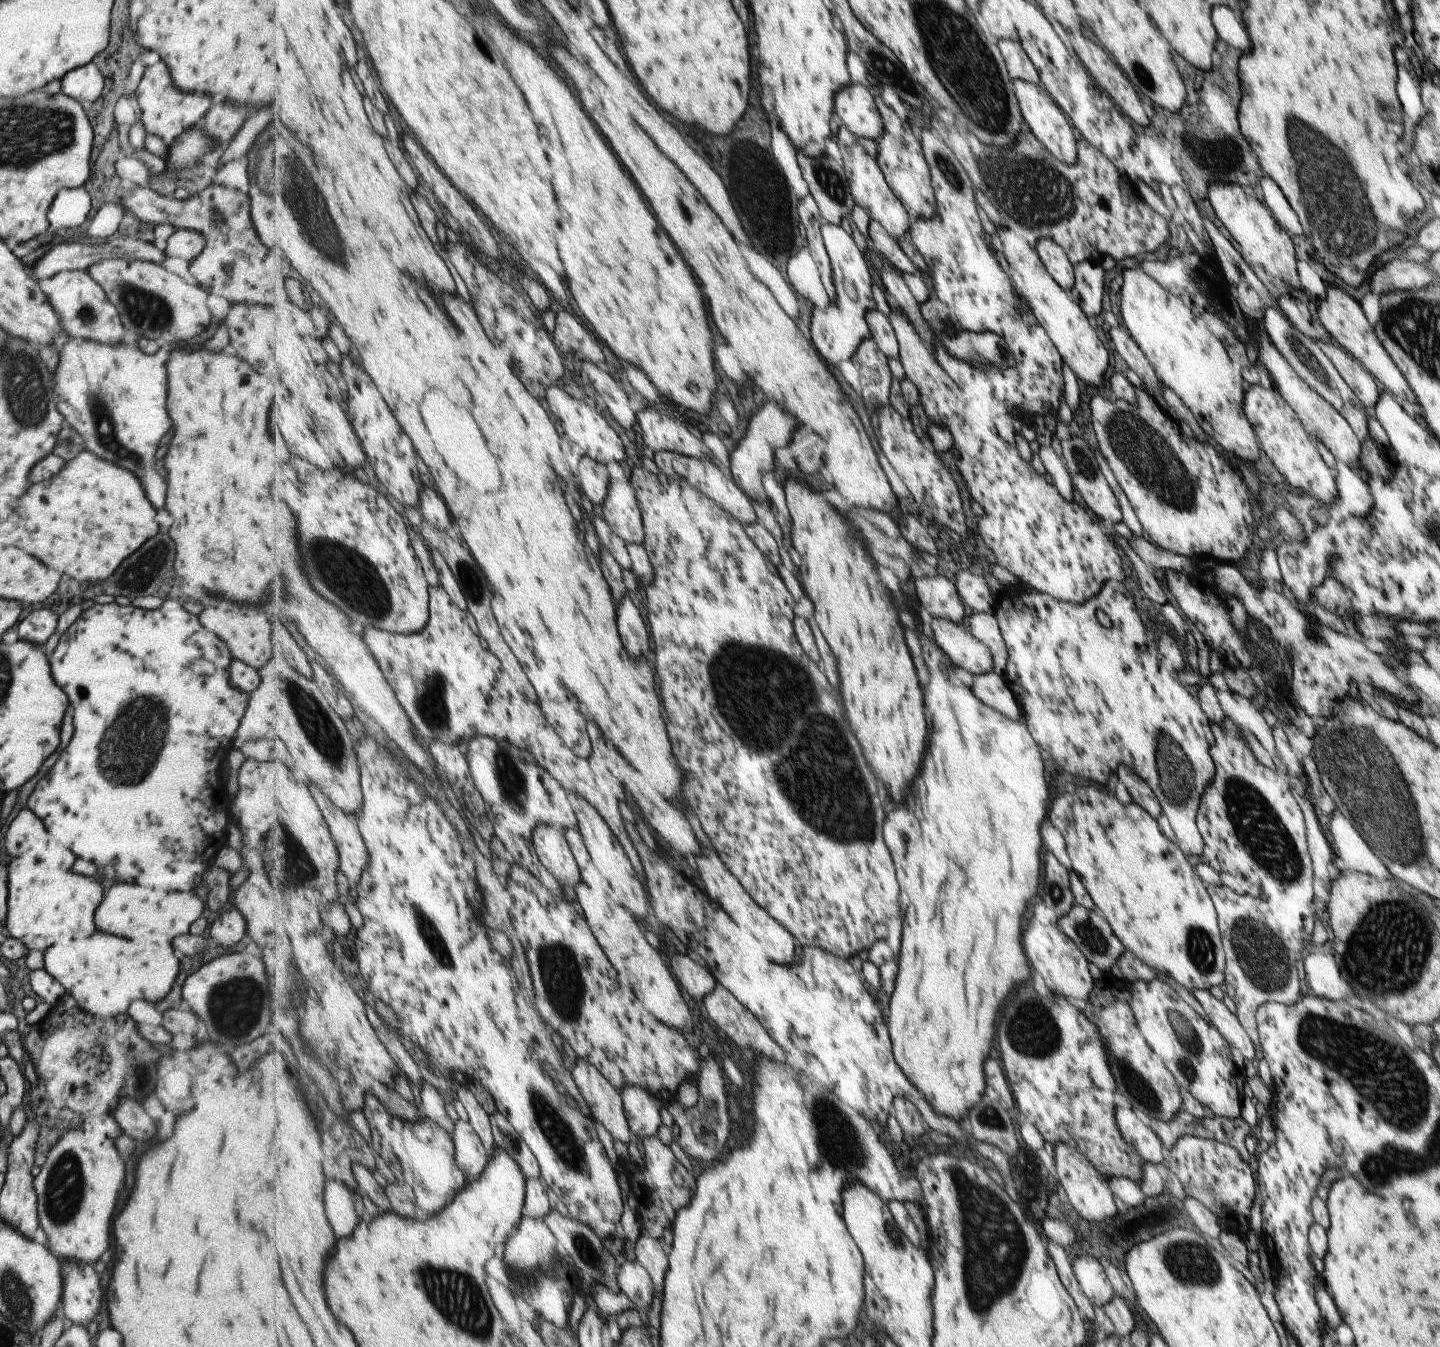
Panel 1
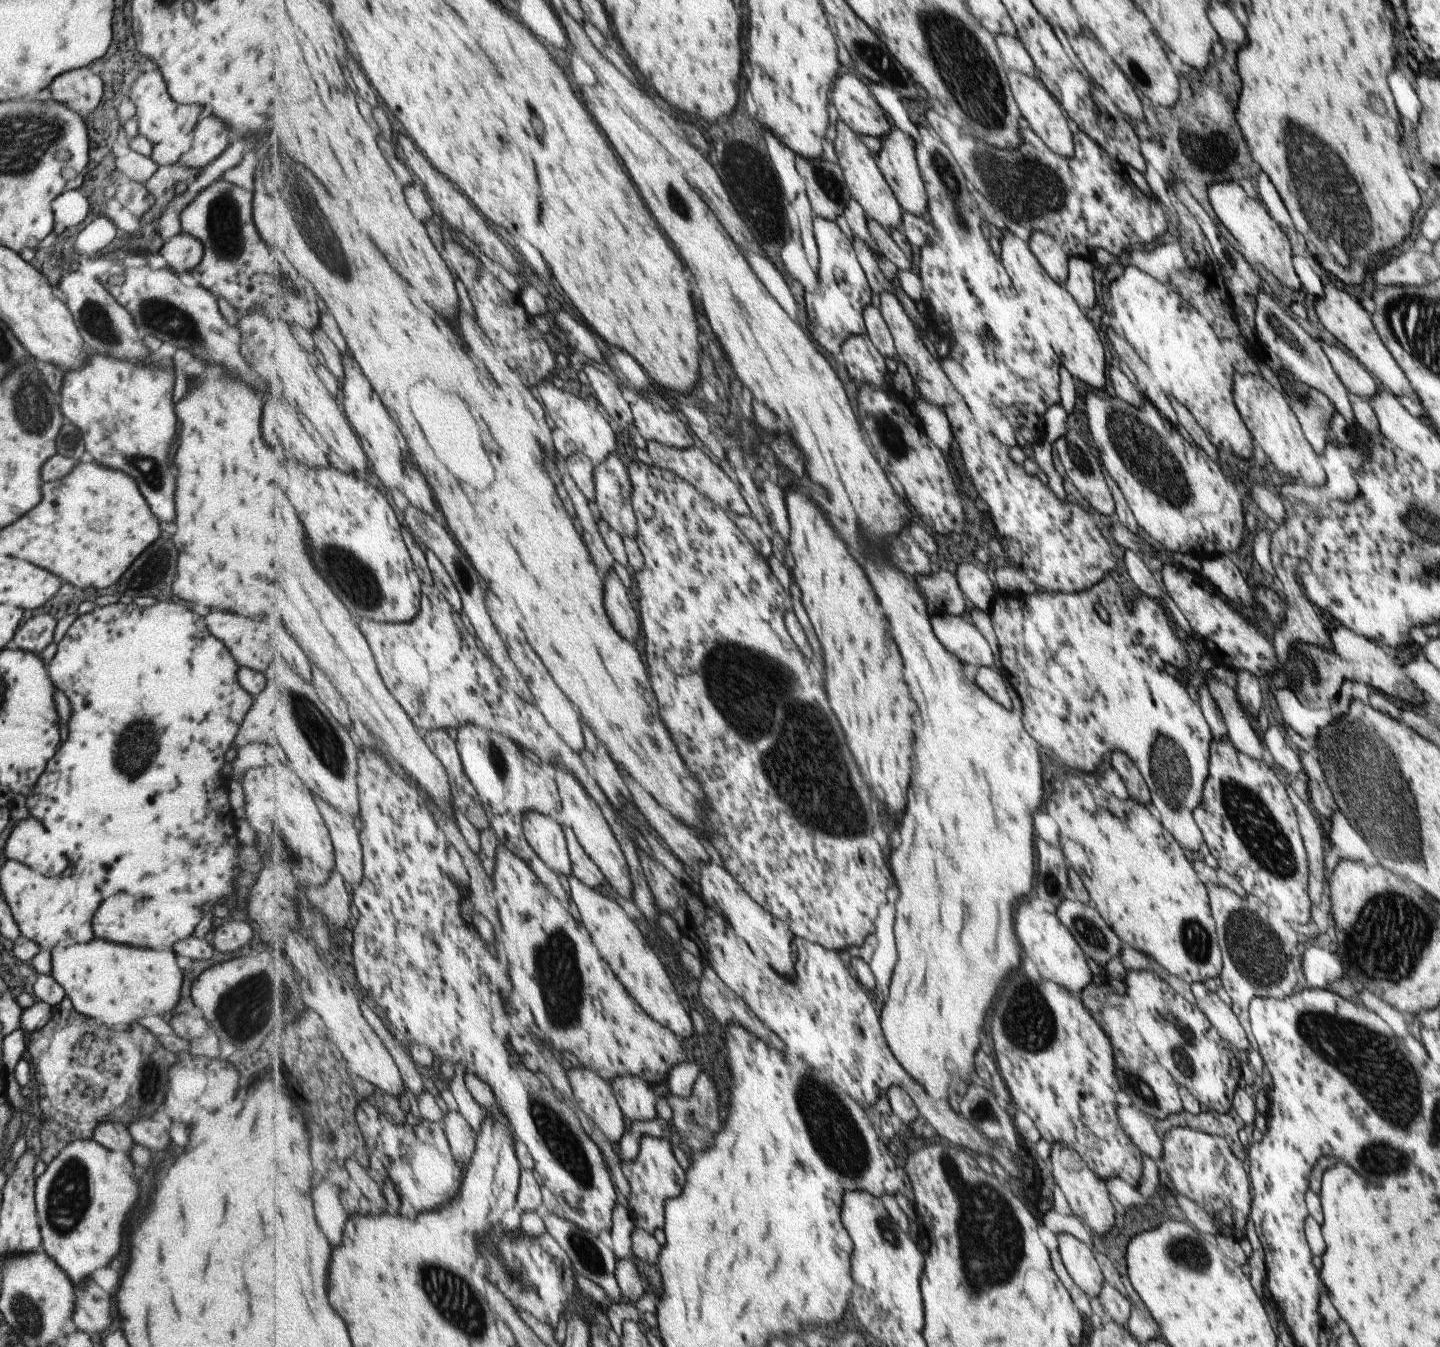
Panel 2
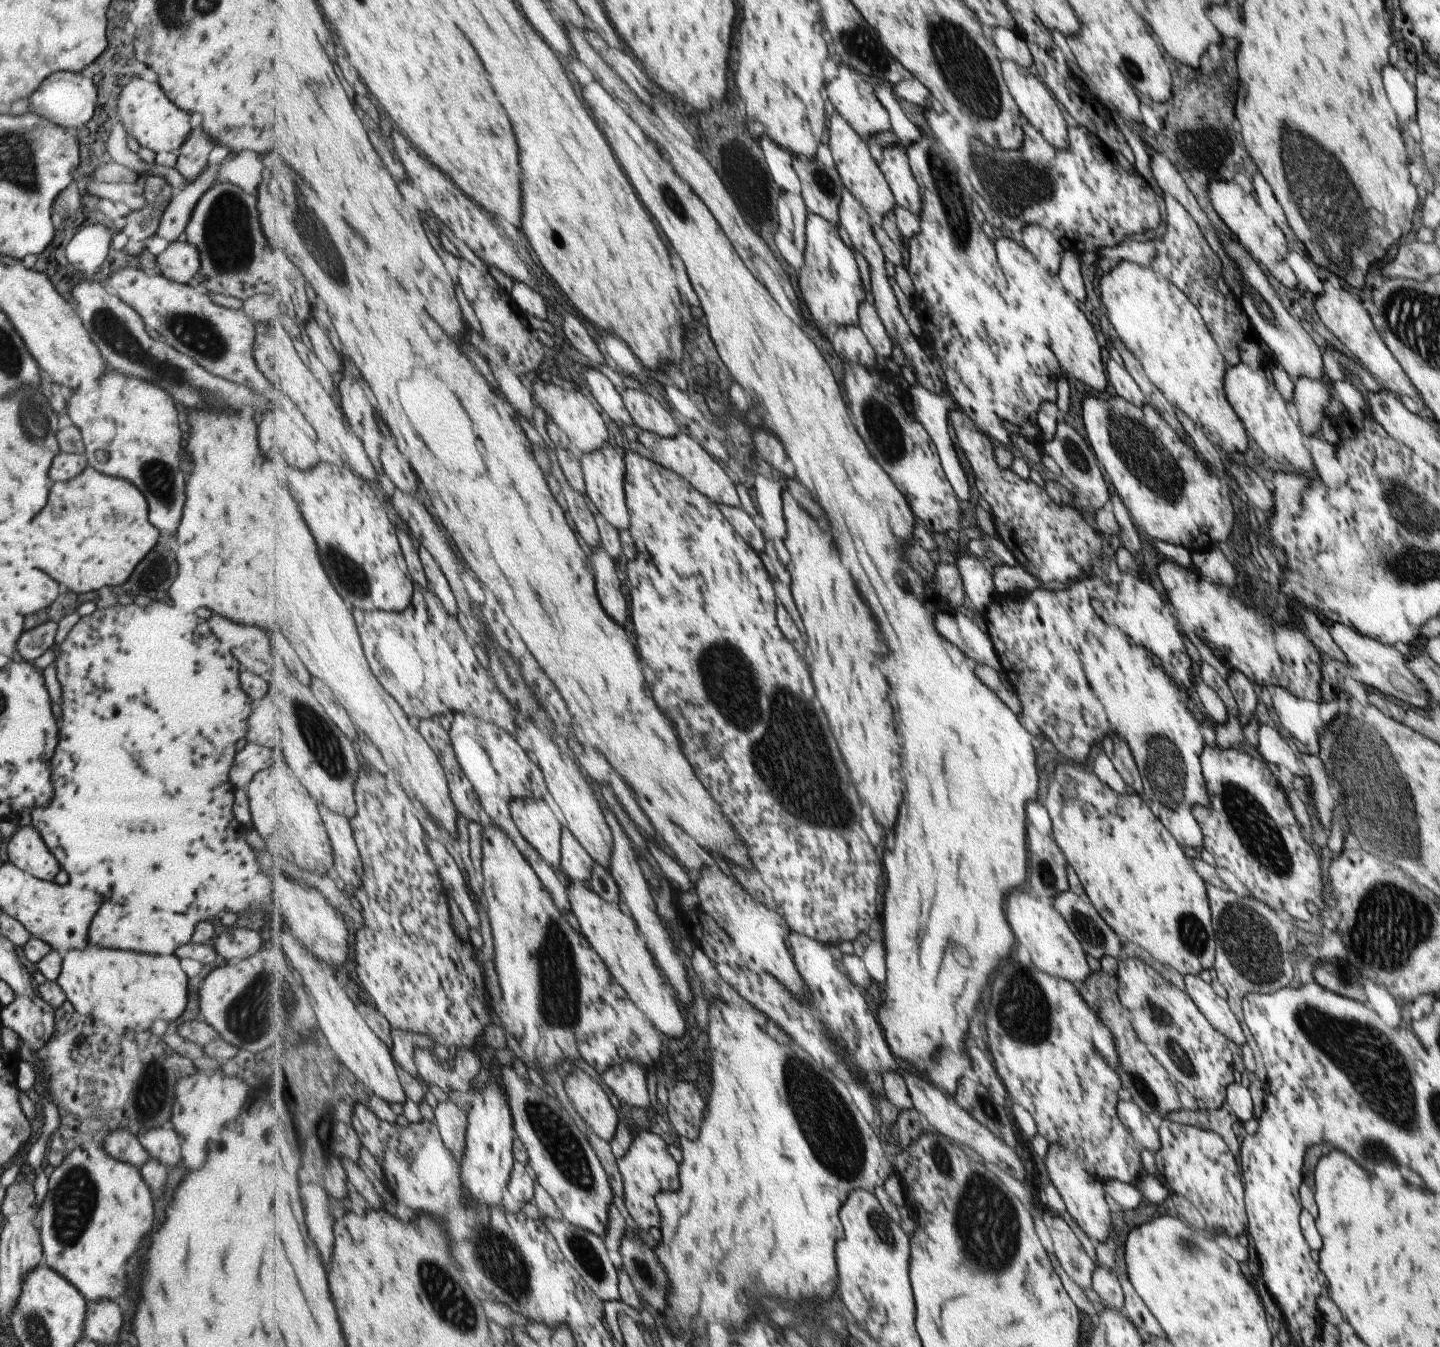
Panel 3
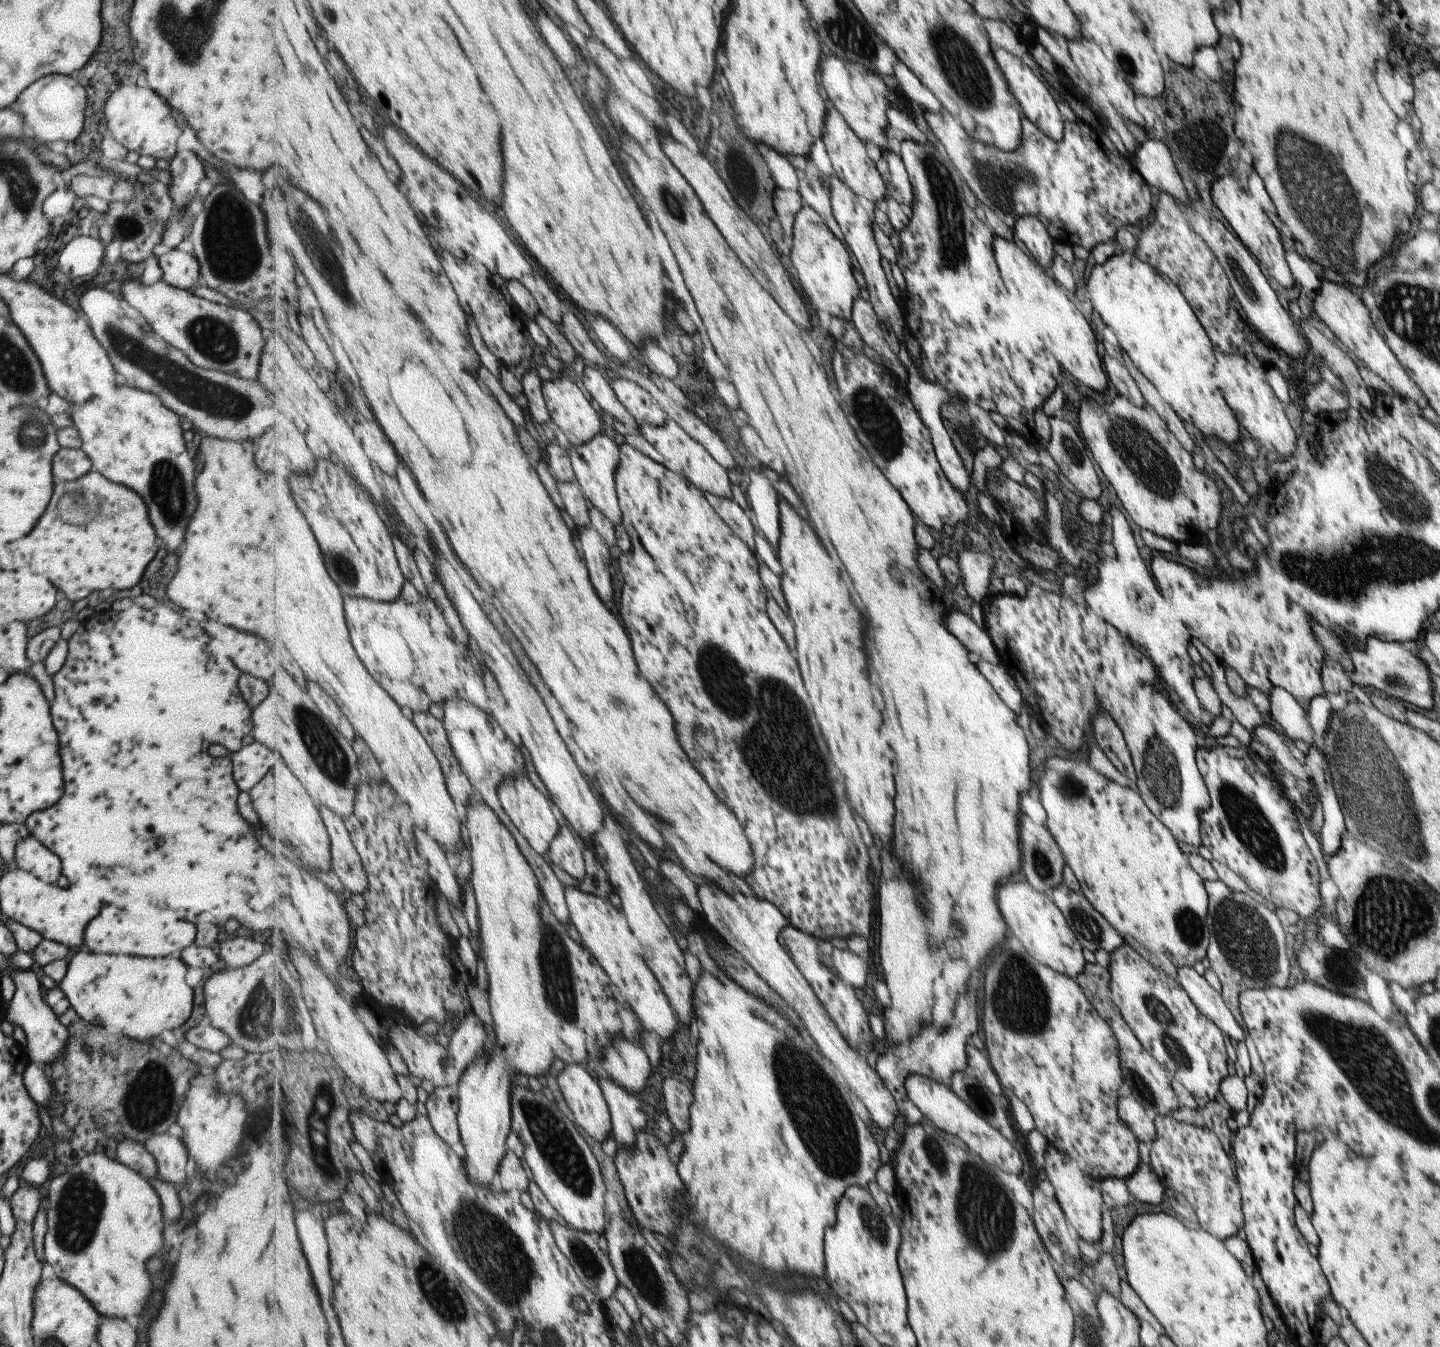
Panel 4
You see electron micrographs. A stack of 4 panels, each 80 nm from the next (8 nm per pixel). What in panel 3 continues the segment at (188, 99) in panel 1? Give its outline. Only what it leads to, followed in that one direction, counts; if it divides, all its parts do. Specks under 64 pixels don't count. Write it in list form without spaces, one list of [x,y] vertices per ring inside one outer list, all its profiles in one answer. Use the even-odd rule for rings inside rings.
[[[133,78],[123,88],[117,100],[117,112],[125,132],[131,134],[140,147],[151,149],[154,154],[165,151],[177,152],[191,130],[189,112],[183,112],[177,106],[173,106],[157,81],[145,82],[141,78]]]

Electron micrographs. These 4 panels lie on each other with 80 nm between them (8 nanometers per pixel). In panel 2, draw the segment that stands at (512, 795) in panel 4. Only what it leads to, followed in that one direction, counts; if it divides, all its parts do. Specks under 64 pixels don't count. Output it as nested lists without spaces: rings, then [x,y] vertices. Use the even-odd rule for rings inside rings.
[[[527,813],[524,831],[530,845],[553,872],[569,878],[574,865],[568,849],[564,825],[544,813]]]

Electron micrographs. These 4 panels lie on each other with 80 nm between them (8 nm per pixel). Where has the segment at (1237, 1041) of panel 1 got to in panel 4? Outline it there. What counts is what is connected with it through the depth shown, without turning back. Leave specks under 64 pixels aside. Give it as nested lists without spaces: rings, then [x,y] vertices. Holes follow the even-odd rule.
[[[1191,967],[1176,969],[1175,980],[1193,1001],[1207,1020],[1217,1025],[1235,1043],[1244,1040],[1242,1028],[1237,1024],[1234,1016],[1229,1012],[1228,1006],[1223,1002],[1220,993],[1213,990],[1207,981]]]

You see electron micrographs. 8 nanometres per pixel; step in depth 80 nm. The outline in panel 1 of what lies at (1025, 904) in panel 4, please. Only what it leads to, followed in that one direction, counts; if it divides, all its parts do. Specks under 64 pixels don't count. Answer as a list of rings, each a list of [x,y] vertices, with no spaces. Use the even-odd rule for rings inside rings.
[[[1031,920],[1027,926],[1027,960],[1031,960],[1031,968],[1035,968],[1051,992],[1057,992],[1060,997],[1071,998],[1075,1002],[1085,1001],[1094,985],[1086,958],[1059,929],[1033,926],[1037,926],[1037,920]]]

